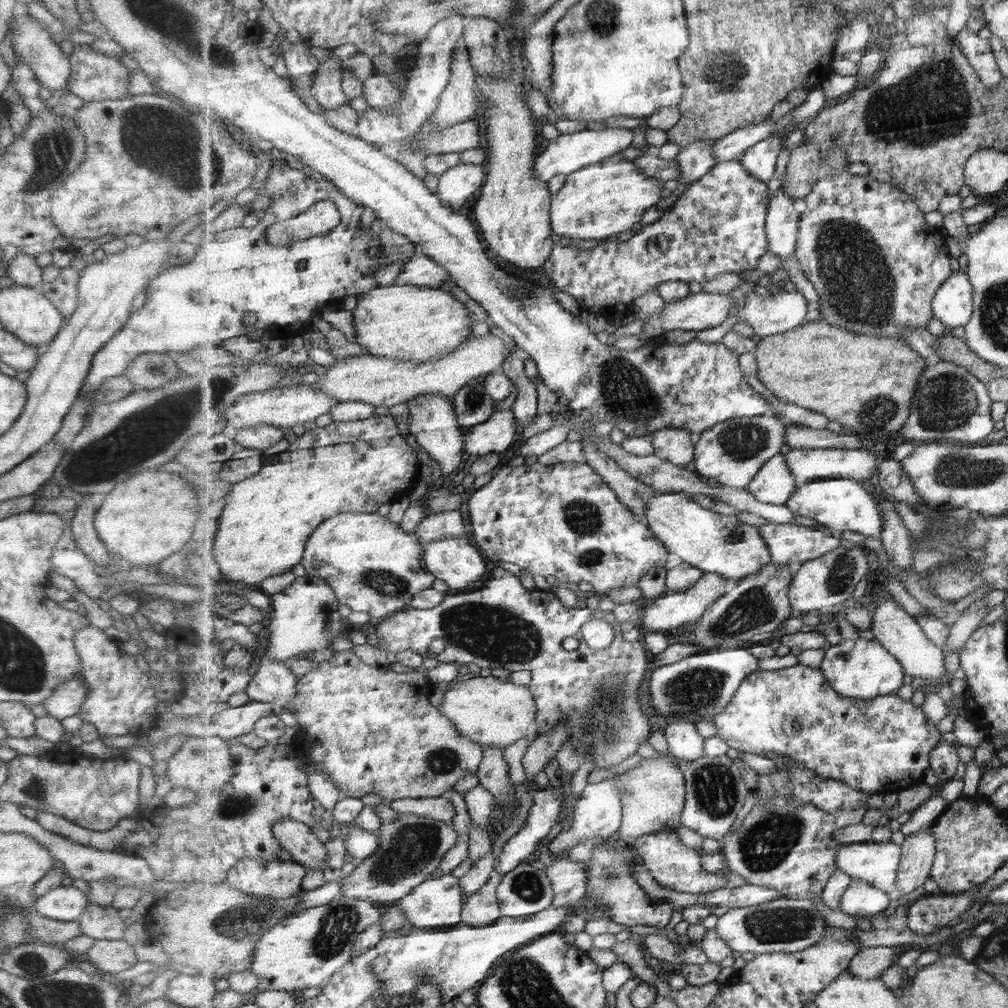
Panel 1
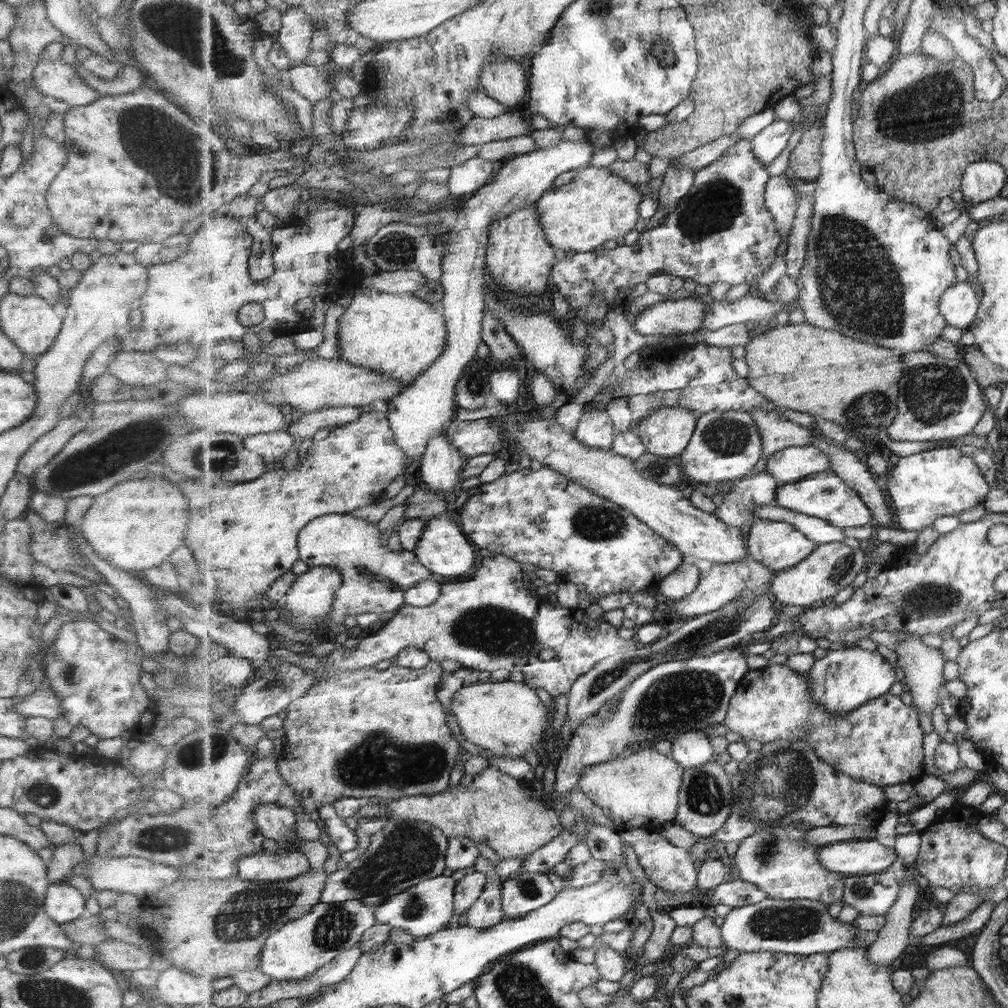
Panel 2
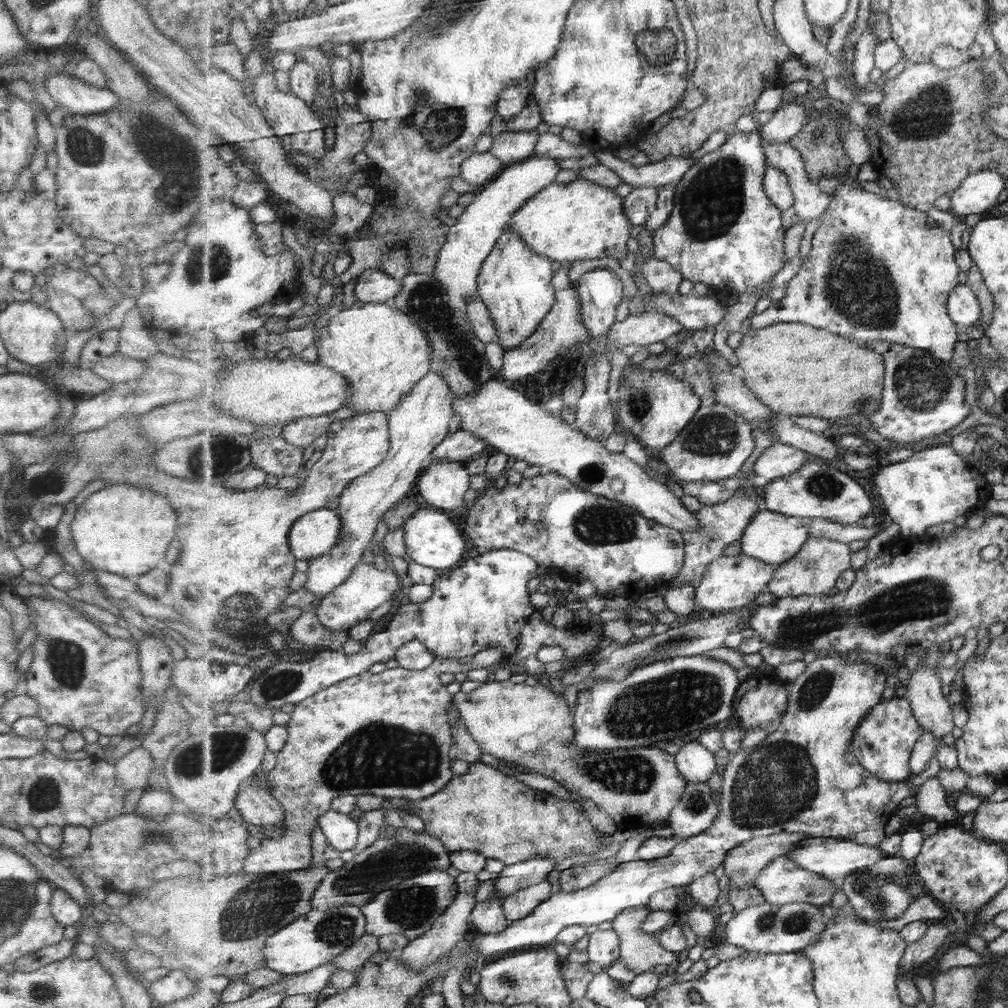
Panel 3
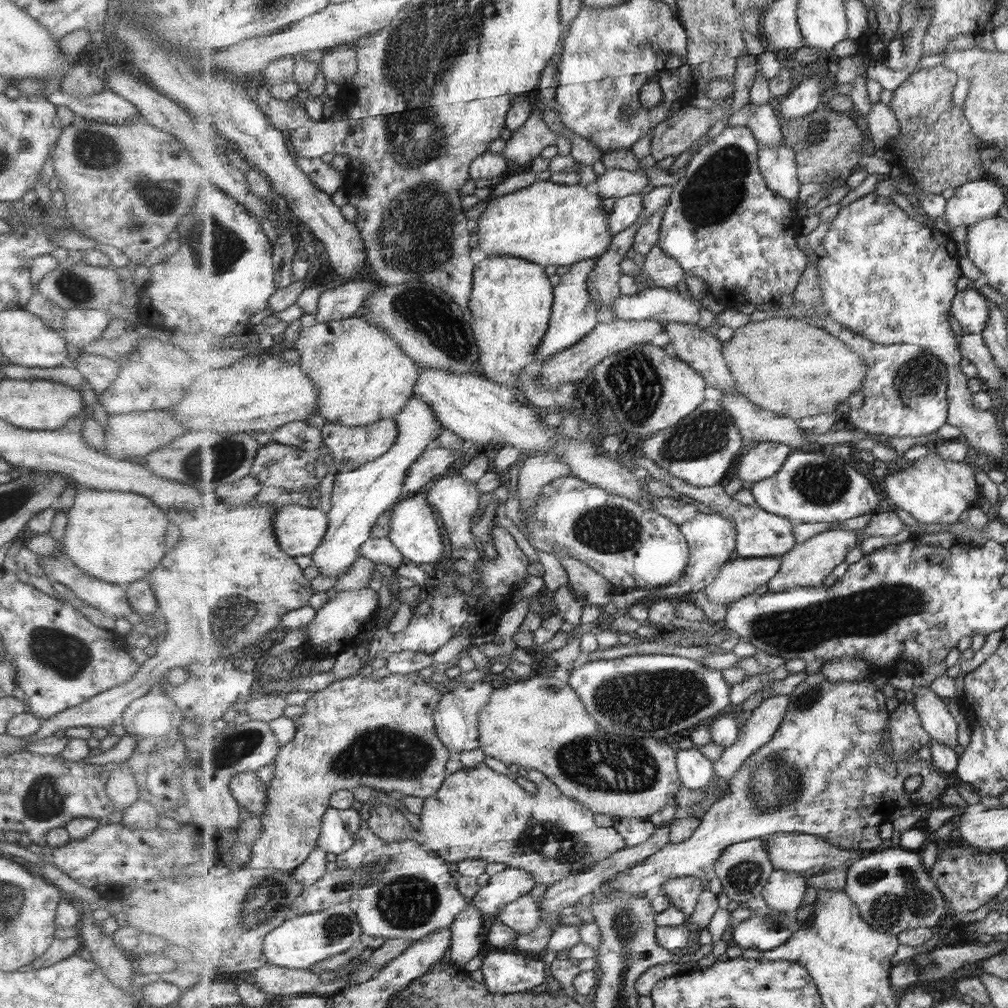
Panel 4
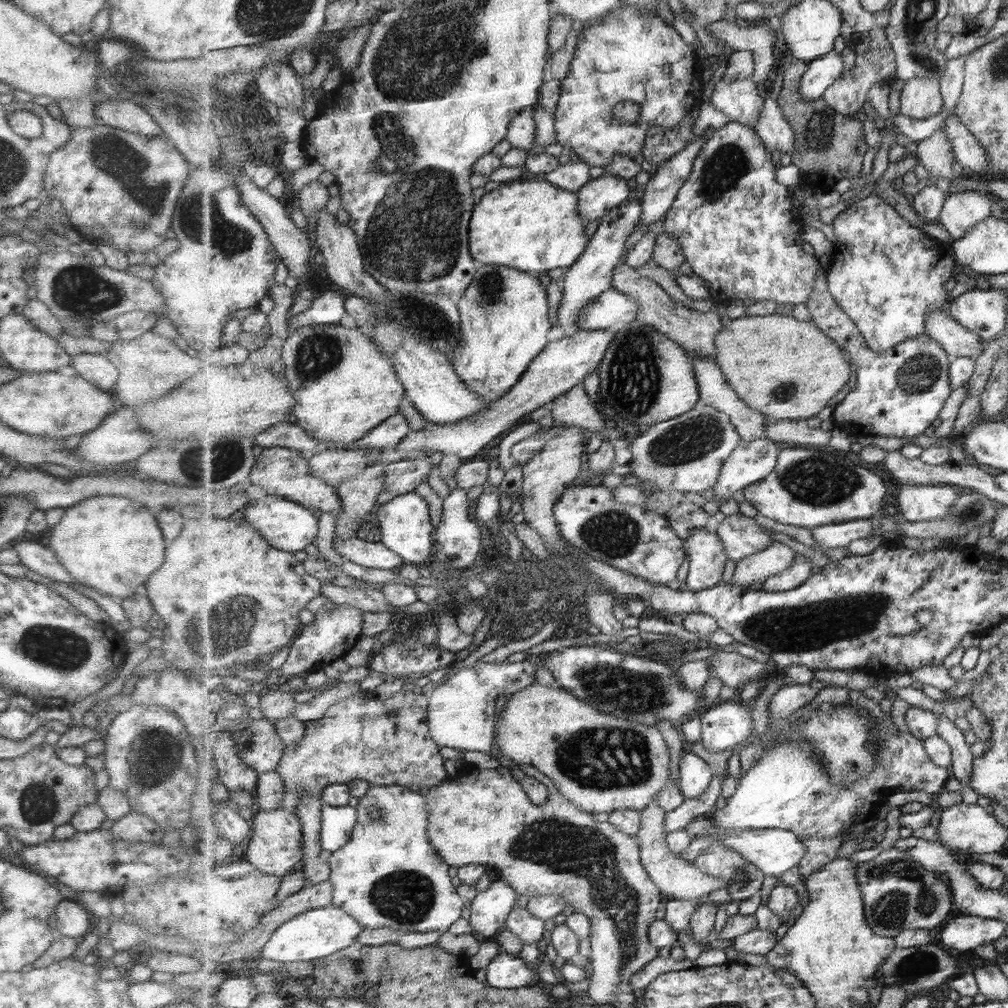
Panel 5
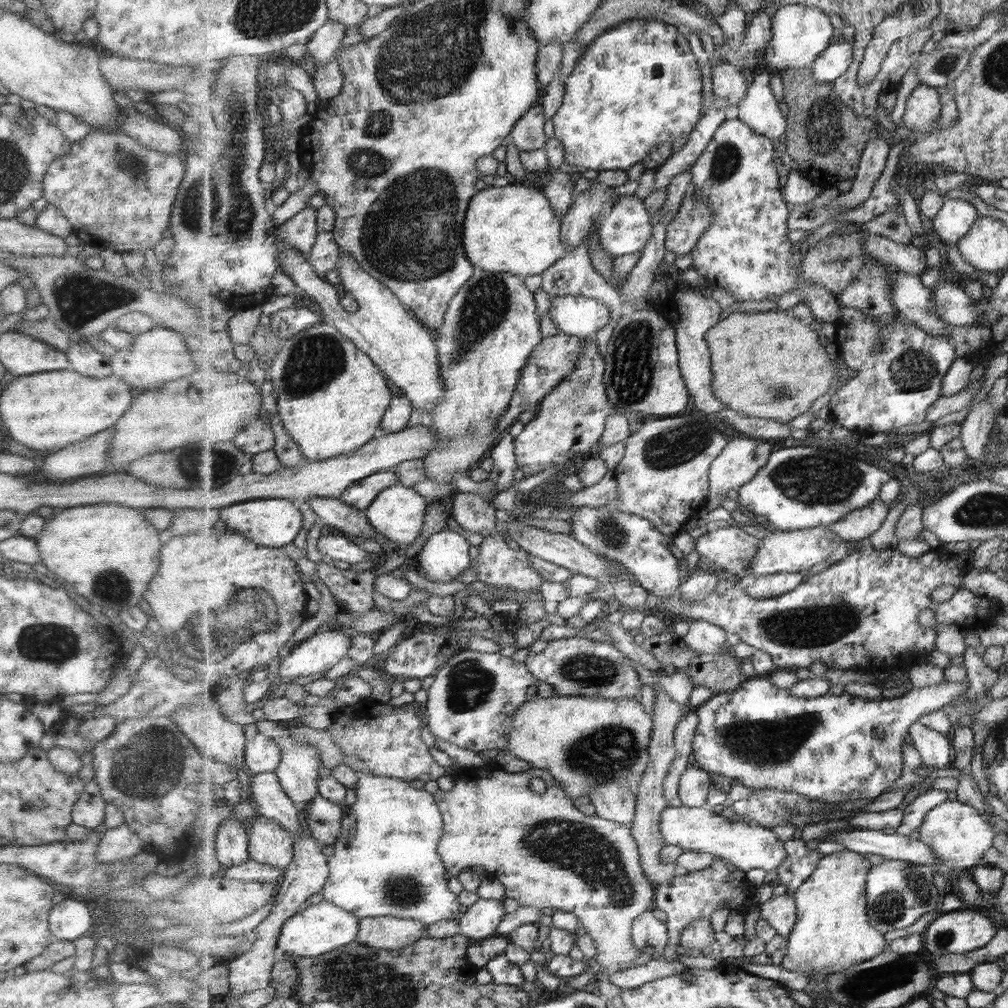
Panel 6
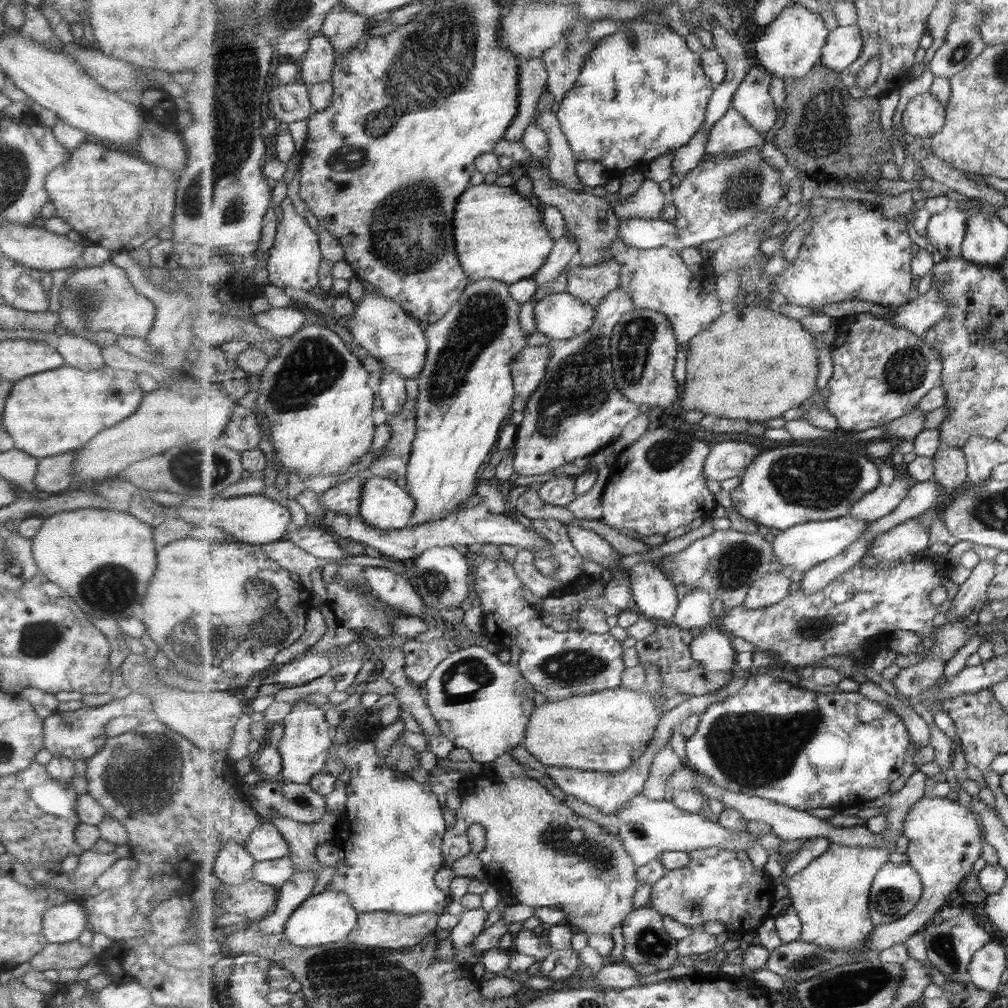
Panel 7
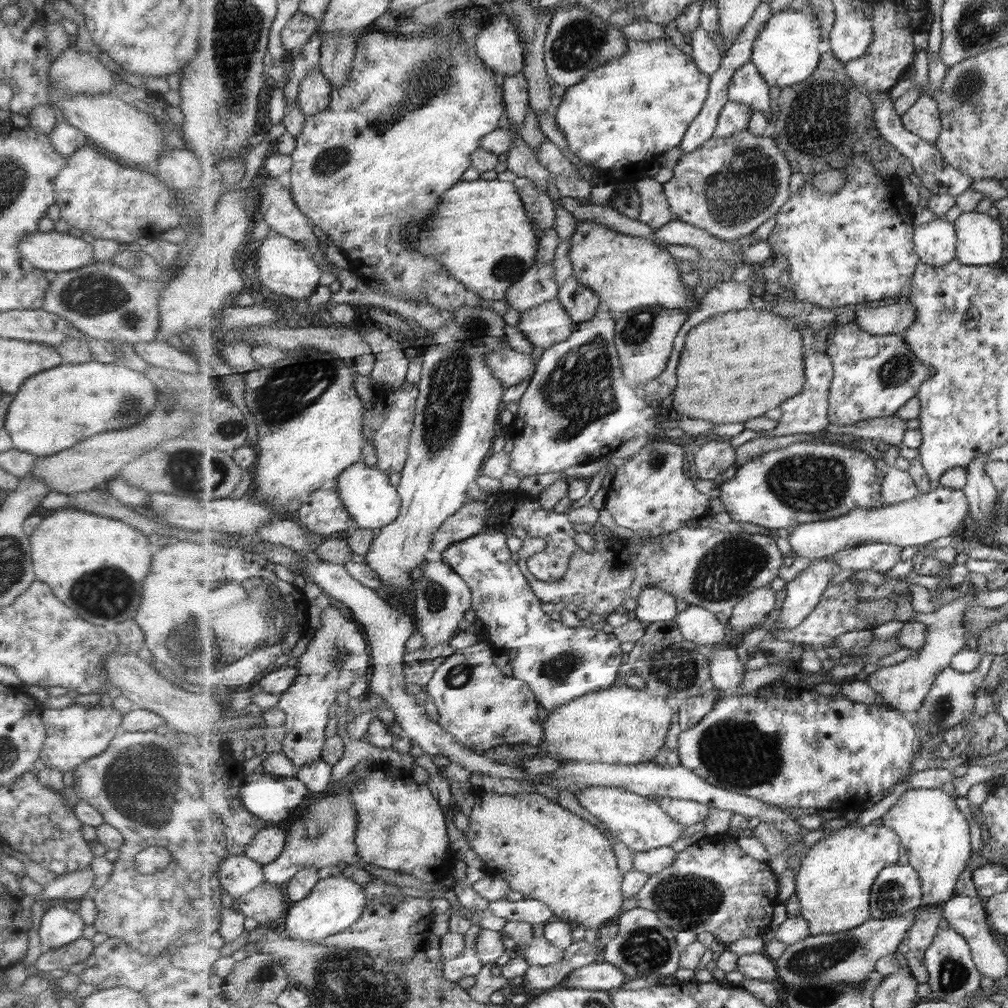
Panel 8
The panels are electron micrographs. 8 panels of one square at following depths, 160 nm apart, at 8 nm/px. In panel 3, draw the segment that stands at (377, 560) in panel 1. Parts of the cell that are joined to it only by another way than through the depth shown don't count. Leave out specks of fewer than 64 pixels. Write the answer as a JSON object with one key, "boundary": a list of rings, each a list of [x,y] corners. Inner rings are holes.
{"boundary":[[[322,508],[301,516],[291,534],[291,550],[297,559],[310,561],[330,553],[343,538],[341,517],[335,510]],[[360,562],[354,573],[339,586],[334,592],[327,595],[316,609],[321,624],[329,630],[347,630],[353,628],[359,622],[365,622],[383,604],[397,598],[402,588],[401,579],[392,566],[386,567],[383,571],[377,570],[370,562]]]}

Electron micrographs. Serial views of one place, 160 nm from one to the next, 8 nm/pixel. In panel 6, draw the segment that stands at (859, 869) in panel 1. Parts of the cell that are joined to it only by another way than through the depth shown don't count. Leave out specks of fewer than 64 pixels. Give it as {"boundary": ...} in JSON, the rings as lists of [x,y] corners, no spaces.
{"boundary":[[[668,806],[660,816],[660,831],[667,845],[674,844],[689,852],[714,854],[718,858],[731,861],[739,870],[745,872],[753,868],[762,868],[765,871],[779,868],[790,856],[786,851],[788,844],[779,841],[771,828],[759,824],[731,822],[725,815],[713,813],[709,807]]]}

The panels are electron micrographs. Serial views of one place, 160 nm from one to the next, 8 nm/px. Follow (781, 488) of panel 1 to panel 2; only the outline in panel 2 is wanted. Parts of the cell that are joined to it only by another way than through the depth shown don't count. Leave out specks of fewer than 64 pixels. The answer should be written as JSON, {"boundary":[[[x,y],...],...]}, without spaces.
{"boundary":[[[769,471],[747,476],[731,487],[727,498],[721,500],[714,514],[729,527],[741,528],[756,520],[755,511],[760,506],[776,503],[779,483]]]}

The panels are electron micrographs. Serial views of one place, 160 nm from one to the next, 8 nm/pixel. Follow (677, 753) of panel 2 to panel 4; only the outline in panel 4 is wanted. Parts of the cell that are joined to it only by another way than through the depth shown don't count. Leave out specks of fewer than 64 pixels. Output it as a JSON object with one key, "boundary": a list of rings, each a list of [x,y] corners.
{"boundary":[[[677,749],[678,771],[683,786],[689,790],[706,788],[714,780],[714,763],[697,749]]]}

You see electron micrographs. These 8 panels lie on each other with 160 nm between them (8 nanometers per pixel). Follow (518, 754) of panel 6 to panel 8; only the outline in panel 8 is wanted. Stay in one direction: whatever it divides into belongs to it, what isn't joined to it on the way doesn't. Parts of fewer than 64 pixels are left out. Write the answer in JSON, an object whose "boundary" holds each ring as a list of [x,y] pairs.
{"boundary":[[[618,684],[598,690],[549,711],[544,724],[543,749],[547,756],[577,762],[641,764],[653,761],[667,743],[675,718],[675,703],[651,696],[645,688]]]}

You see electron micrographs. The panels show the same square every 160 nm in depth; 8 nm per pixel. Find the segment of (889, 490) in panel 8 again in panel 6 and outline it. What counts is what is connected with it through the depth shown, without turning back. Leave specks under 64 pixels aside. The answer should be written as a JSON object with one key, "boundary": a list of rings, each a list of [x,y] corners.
{"boundary":[[[880,499],[875,500],[873,504],[847,514],[846,518],[832,525],[829,530],[833,530],[844,541],[868,539],[870,535],[875,534],[883,526],[883,522],[887,520],[894,504],[894,502],[887,504]]]}

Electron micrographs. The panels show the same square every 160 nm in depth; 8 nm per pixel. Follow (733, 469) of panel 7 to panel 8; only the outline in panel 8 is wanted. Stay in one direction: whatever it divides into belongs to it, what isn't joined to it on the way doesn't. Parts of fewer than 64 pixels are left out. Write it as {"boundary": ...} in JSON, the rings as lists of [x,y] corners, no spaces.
{"boundary":[[[709,440],[695,453],[694,463],[700,479],[713,481],[731,466],[737,468],[737,448],[729,440]]]}

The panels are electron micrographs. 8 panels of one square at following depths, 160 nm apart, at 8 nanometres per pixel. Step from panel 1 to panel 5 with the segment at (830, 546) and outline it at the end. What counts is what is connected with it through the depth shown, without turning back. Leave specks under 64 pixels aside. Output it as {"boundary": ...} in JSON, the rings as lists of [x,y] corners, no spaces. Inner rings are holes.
{"boundary":[[[583,384],[575,386],[570,392],[556,398],[552,403],[552,416],[567,426],[578,426],[586,430],[586,435],[601,436],[615,445],[616,465],[629,466],[632,461],[631,446],[619,432],[605,424],[604,417],[597,411],[595,403],[585,392]],[[738,512],[727,516],[718,526],[717,533],[723,541],[726,555],[736,564],[765,550],[773,542],[767,528],[759,526],[755,519]]]}

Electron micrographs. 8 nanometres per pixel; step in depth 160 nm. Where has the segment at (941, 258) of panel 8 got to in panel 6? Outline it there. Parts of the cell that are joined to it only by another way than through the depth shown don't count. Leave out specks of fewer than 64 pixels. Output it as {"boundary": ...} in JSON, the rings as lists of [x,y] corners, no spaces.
{"boundary":[[[946,199],[940,213],[932,220],[940,240],[957,244],[980,217],[978,208],[962,199]]]}

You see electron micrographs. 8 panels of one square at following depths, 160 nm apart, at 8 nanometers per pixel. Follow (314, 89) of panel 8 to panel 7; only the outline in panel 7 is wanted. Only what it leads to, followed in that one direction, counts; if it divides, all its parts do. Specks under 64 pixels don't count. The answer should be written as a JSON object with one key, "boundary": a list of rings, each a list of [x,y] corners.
{"boundary":[[[323,32],[313,36],[309,51],[300,60],[302,82],[304,84],[330,82],[338,59],[335,52],[331,39],[327,39]]]}

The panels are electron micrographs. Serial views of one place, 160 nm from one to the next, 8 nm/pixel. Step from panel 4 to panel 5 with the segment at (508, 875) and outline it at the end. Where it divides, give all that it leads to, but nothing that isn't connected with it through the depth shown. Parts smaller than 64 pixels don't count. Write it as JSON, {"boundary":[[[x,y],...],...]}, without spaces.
{"boundary":[[[502,879],[494,881],[489,889],[479,892],[469,903],[473,932],[487,938],[496,937],[506,927],[517,897],[517,891]]]}

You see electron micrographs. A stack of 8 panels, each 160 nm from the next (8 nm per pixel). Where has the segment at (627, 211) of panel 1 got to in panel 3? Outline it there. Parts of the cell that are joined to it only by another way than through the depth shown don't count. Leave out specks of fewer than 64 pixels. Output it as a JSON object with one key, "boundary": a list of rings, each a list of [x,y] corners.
{"boundary":[[[582,177],[569,184],[555,181],[515,211],[507,227],[518,234],[531,251],[561,264],[605,257],[625,259],[631,224],[624,210],[624,198],[613,190]]]}

